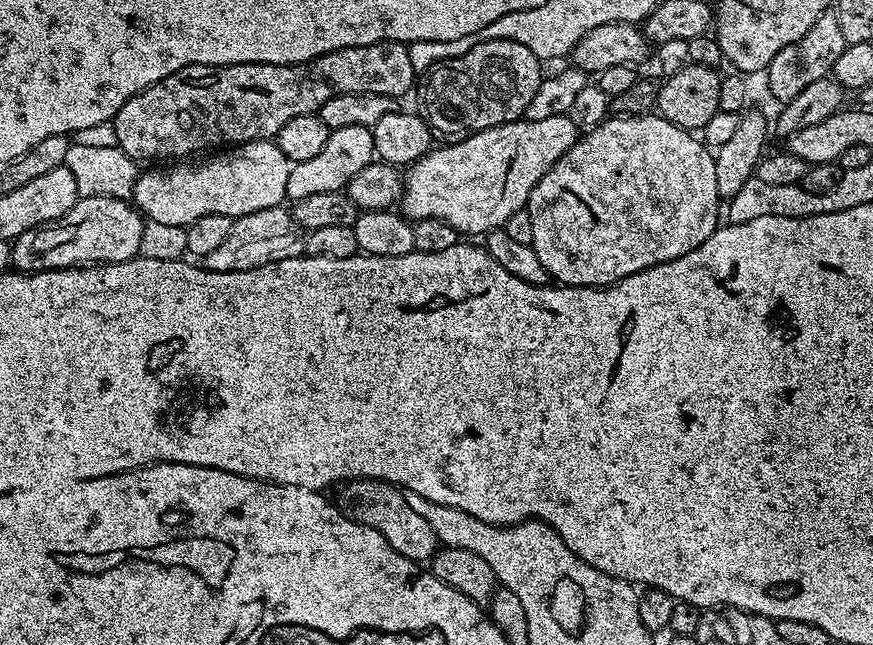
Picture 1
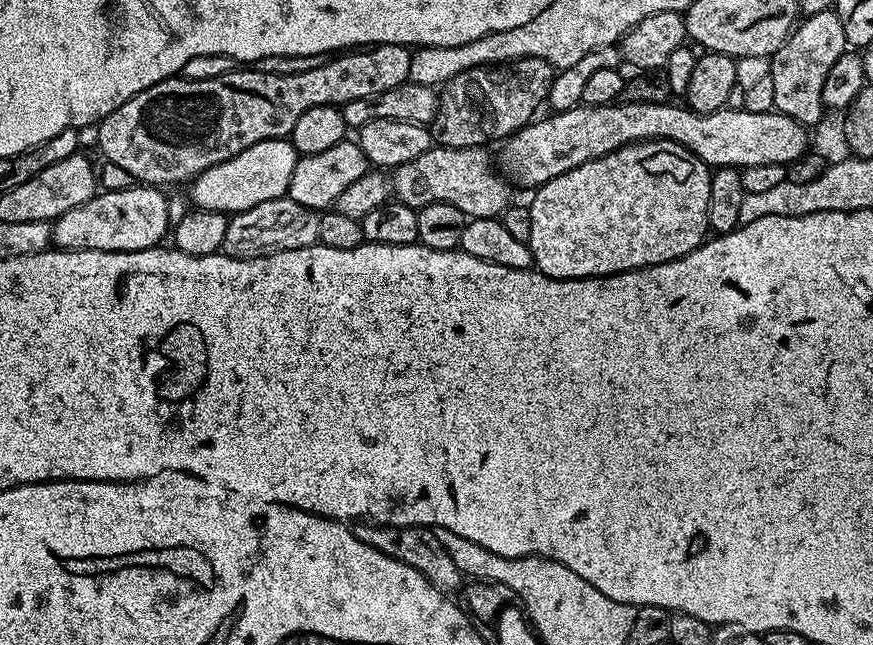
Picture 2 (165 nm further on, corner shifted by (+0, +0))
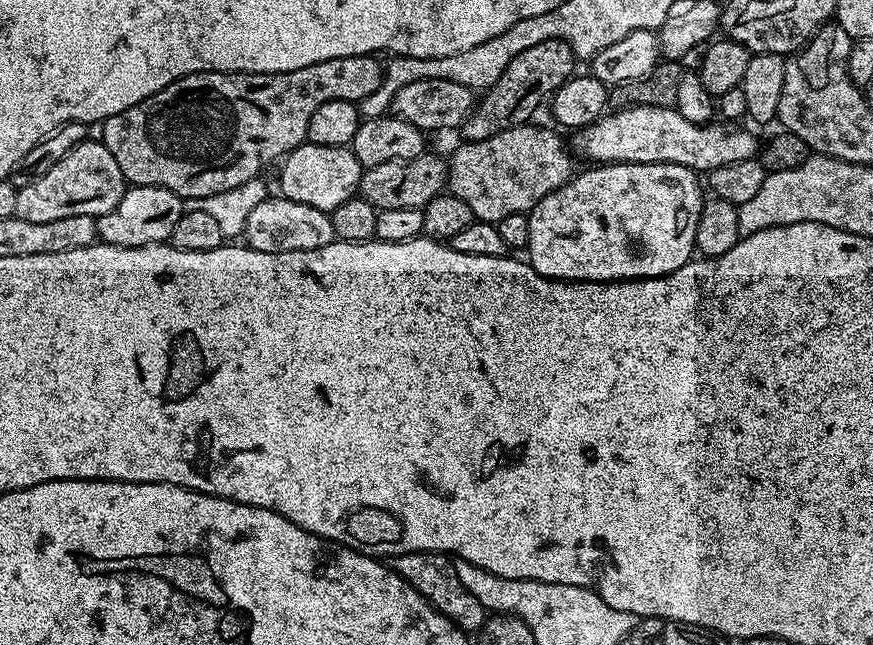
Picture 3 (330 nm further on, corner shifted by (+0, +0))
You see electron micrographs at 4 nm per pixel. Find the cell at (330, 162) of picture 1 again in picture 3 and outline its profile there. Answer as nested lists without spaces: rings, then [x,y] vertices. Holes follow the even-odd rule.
[[[307,142],[298,145],[294,151],[283,157],[279,168],[279,195],[290,202],[302,202],[302,206],[314,206],[314,210],[329,214],[338,206],[342,206],[342,202],[357,195],[362,171],[351,147],[318,146]]]

